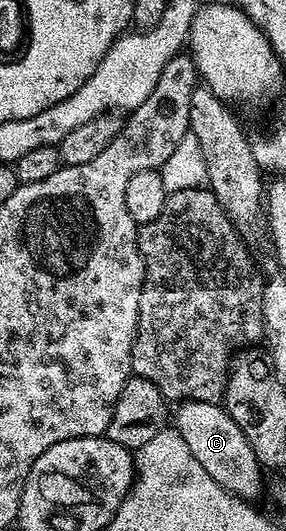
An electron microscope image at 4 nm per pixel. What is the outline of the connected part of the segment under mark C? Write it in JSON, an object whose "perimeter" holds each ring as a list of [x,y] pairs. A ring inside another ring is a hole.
{"perimeter":[[[181,402],[180,407],[174,411],[174,429],[182,437],[182,441],[186,441],[186,449],[190,449],[190,453],[194,453],[194,461],[198,461],[198,465],[202,465],[202,469],[206,469],[206,473],[210,473],[210,477],[214,477],[214,481],[218,481],[218,485],[222,485],[222,489],[226,489],[231,495],[237,495],[239,499],[247,499],[256,501],[256,498],[264,491],[264,475],[262,464],[250,441],[246,439],[246,433],[242,433],[242,429],[238,429],[238,425],[230,418],[227,411],[224,410],[220,403],[190,403]]]}

